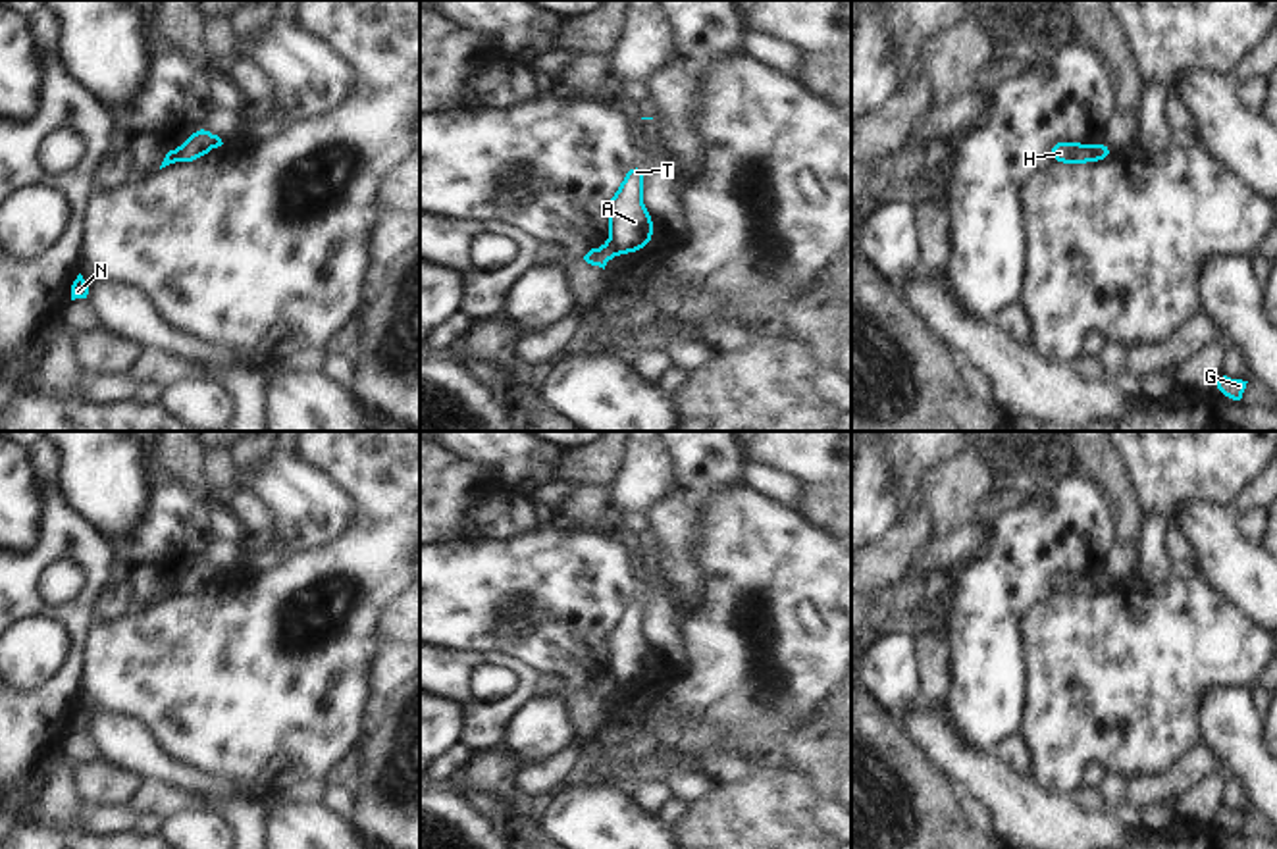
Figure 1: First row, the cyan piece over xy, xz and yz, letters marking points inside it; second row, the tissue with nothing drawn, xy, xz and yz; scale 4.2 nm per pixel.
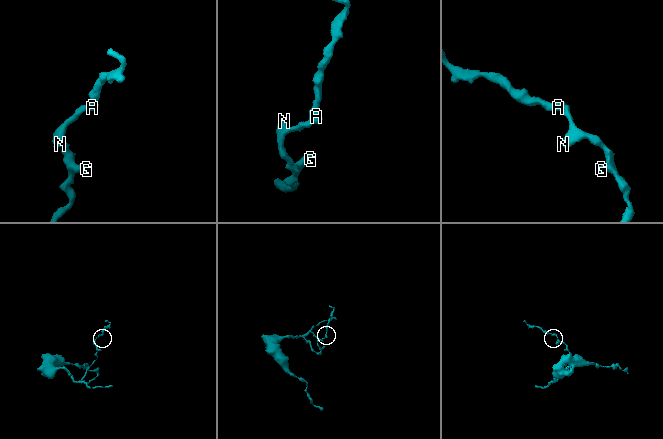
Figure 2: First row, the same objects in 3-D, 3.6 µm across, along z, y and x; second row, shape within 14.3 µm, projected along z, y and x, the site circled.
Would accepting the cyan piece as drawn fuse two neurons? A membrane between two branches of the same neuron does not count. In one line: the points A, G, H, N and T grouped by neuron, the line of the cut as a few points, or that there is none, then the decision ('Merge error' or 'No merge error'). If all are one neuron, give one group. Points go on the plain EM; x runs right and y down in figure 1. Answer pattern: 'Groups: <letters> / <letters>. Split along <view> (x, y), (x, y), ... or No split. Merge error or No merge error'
Groups: A H T / G N. Split along yz (1094, 578), (1100, 590). Merge error.

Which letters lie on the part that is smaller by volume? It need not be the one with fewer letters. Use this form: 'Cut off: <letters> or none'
Cut off: A, H, T

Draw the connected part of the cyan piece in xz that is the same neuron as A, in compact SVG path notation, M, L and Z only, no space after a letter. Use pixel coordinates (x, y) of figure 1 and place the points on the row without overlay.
M641 593L634 595L605 637L609 651L609 676L616 685L639 683L653 672L655 653L643 635L645 599Z

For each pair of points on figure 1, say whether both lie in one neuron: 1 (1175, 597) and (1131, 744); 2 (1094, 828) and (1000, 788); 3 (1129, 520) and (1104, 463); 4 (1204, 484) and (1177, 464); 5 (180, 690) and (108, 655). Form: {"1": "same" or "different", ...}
{"1": "same", "2": "same", "3": "same", "4": "same", "5": "same"}

